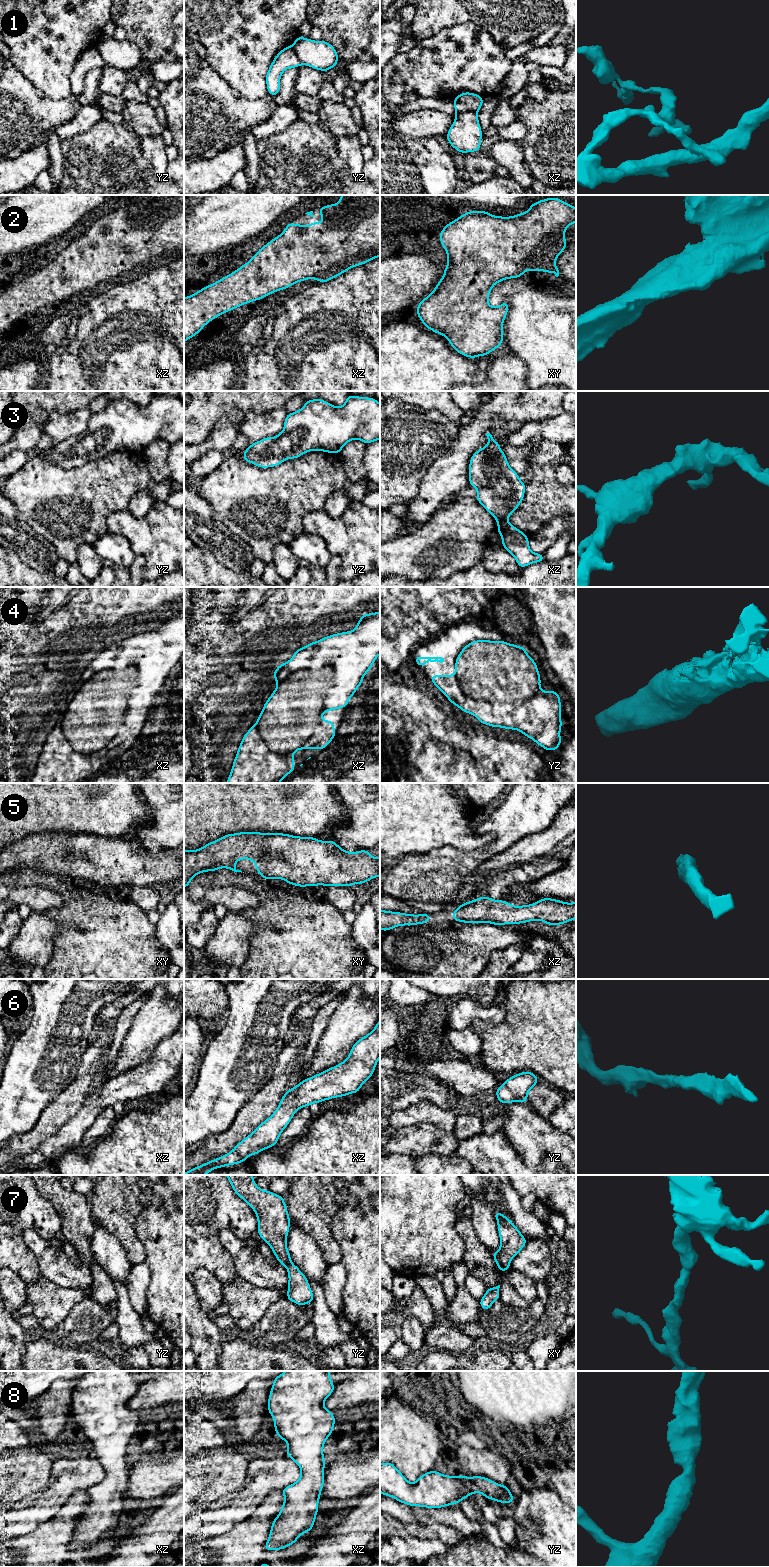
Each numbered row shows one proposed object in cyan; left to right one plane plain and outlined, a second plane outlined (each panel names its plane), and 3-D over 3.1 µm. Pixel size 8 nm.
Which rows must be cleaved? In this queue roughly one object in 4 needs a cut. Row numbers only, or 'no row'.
1

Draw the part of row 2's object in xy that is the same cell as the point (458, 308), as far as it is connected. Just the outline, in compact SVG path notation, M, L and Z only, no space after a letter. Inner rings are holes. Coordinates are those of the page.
M557 197L539 200L531 204L527 212L522 211L515 216L494 217L490 212L474 210L449 222L439 234L448 263L432 293L419 302L415 310L419 319L427 329L445 336L459 354L472 359L487 356L503 345L503 321L509 310L507 300L498 307L489 305L488 296L492 287L505 279L520 278L526 270L554 273L558 277L555 260L567 247L566 228L575 222L576 208Z

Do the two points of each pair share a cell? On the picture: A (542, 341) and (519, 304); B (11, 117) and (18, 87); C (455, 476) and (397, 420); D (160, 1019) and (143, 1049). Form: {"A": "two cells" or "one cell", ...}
{"A": "one cell", "B": "one cell", "C": "two cells", "D": "one cell"}

